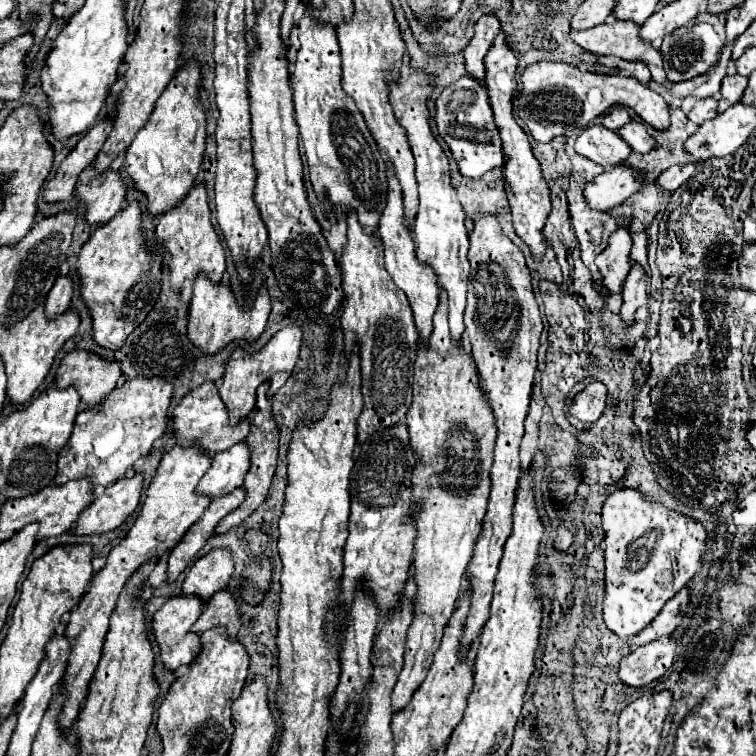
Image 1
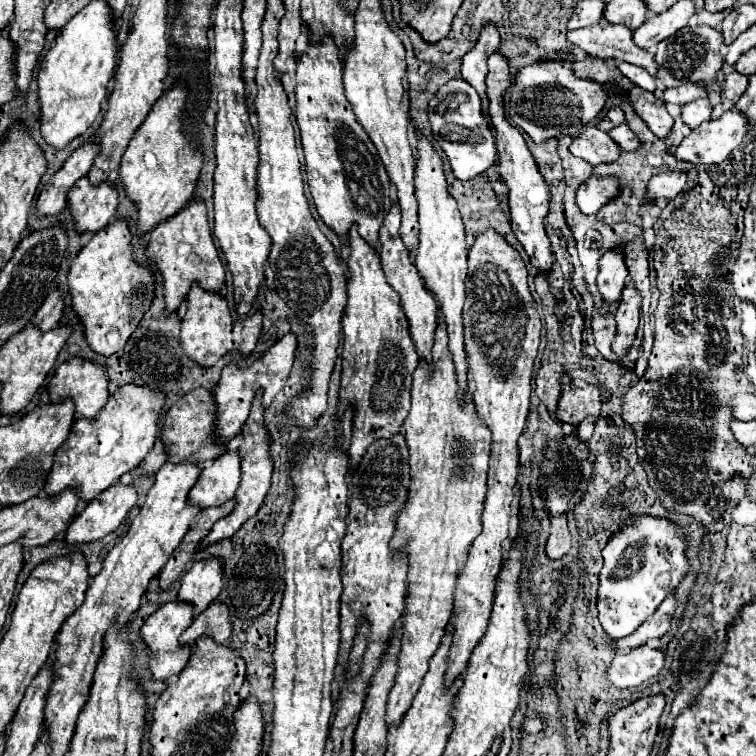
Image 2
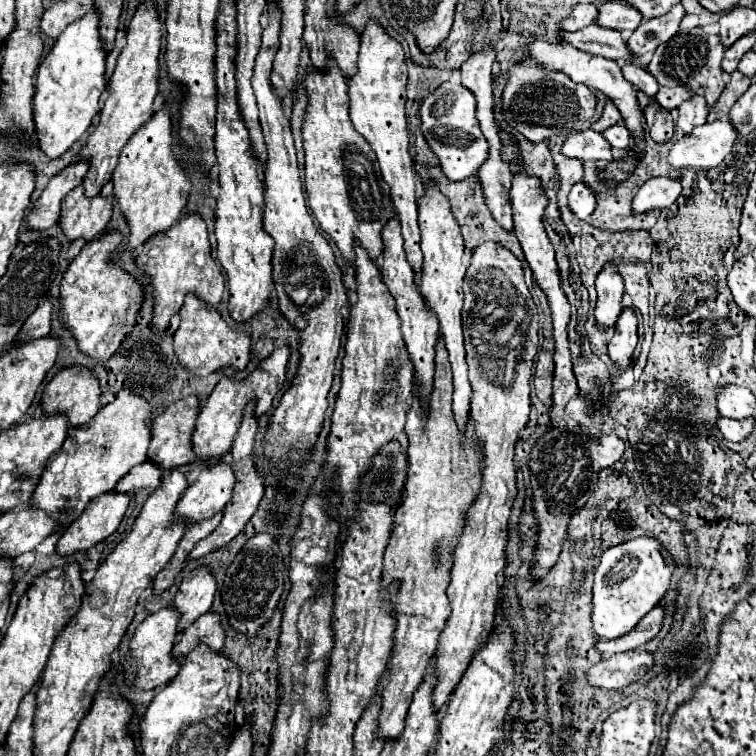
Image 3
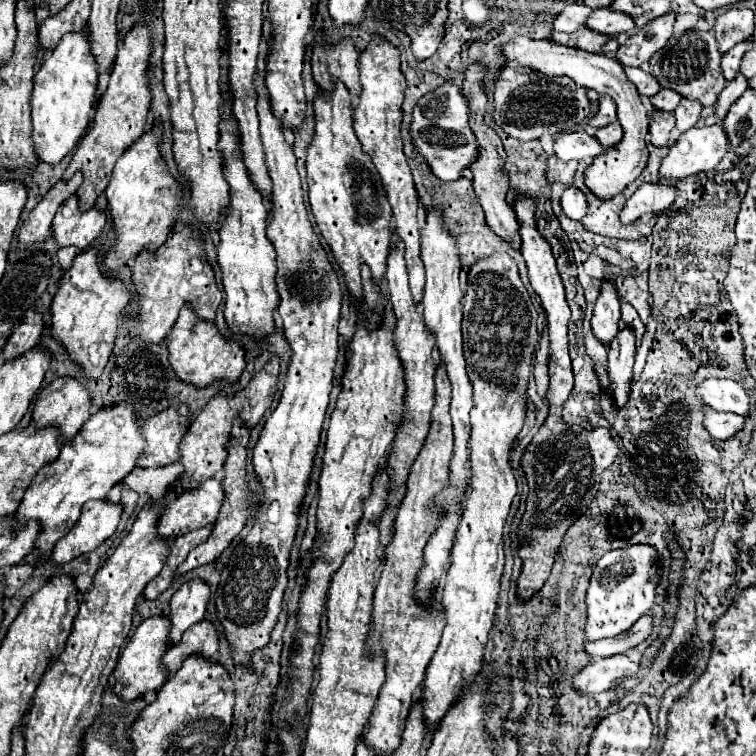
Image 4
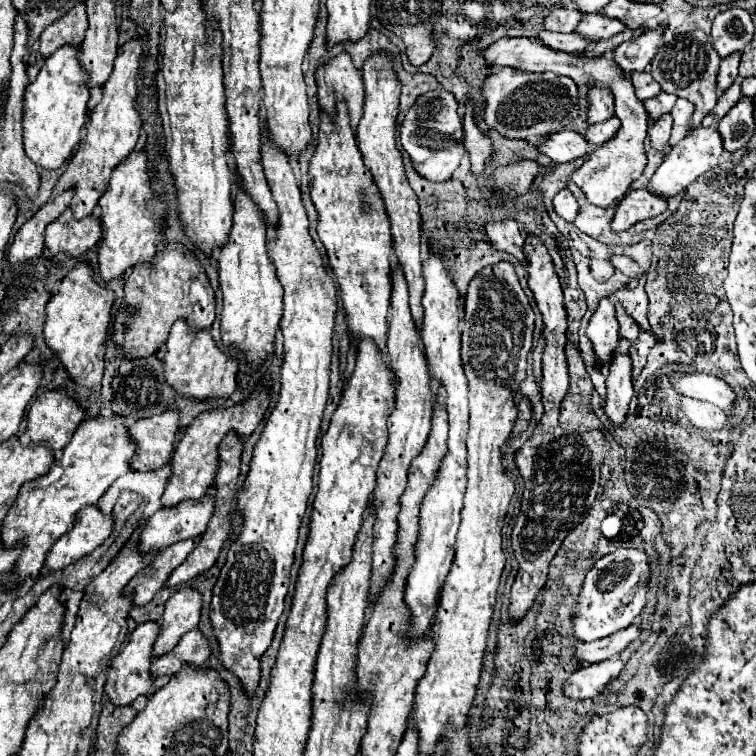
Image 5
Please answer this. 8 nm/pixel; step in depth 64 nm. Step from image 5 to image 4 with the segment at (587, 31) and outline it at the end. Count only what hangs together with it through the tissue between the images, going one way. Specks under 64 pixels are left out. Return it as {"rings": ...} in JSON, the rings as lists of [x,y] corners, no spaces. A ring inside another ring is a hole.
{"rings":[[[596,8],[592,10],[592,14],[588,16],[586,28],[594,30],[594,32],[602,32],[604,36],[612,36],[612,34],[618,34],[618,32],[628,32],[628,30],[634,30],[634,20],[624,14],[624,12],[616,12],[612,8]]]}

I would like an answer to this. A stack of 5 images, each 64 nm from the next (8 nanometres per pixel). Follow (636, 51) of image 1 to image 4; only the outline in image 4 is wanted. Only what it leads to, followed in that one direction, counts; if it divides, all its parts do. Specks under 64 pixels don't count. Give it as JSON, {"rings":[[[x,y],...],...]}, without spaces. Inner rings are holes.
{"rings":[[[578,28],[578,32],[566,34],[566,32],[552,32],[550,34],[550,42],[558,42],[562,46],[572,46],[572,48],[582,48],[586,52],[616,52],[618,50],[618,42],[612,40],[610,36],[602,36],[598,32],[592,32],[588,28]]]}

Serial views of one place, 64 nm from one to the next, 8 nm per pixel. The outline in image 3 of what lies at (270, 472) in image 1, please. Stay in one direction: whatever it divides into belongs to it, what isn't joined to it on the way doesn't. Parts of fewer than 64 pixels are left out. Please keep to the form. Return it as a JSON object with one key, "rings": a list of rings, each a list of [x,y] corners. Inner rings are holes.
{"rings":[[[248,406],[248,412],[246,412],[246,418],[242,420],[242,428],[238,428],[236,436],[234,436],[234,444],[232,444],[232,466],[234,472],[236,472],[236,484],[234,484],[234,496],[230,498],[230,504],[226,504],[224,508],[224,516],[222,516],[222,522],[218,524],[218,528],[206,538],[206,540],[200,540],[194,550],[190,552],[190,560],[198,560],[198,558],[204,558],[208,556],[210,552],[216,552],[220,548],[224,548],[236,534],[242,532],[244,524],[252,518],[252,514],[256,512],[258,508],[258,502],[264,494],[264,476],[260,472],[256,472],[256,466],[254,466],[254,456],[252,456],[252,446],[254,446],[254,434],[256,434],[256,428],[258,428],[258,422],[254,418],[254,406]]]}

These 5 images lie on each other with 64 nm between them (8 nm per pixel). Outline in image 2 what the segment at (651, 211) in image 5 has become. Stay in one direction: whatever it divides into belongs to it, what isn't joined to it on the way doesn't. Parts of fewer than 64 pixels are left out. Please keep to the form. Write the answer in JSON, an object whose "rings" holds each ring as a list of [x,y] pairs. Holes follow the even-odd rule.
{"rings":[[[662,172],[650,178],[648,186],[646,186],[646,194],[644,194],[644,202],[656,202],[658,198],[664,200],[674,200],[686,184],[686,174],[684,172]]]}

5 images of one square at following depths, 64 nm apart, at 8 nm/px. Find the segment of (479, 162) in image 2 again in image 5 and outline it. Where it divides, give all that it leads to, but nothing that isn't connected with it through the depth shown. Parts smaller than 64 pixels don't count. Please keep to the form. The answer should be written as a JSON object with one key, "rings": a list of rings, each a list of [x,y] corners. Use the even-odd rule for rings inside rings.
{"rings":[[[436,88],[422,94],[400,124],[398,136],[400,136],[402,148],[408,152],[414,170],[430,182],[450,180],[454,168],[458,168],[460,160],[466,154],[464,130],[462,130],[462,122],[456,110],[458,110],[456,98],[444,88]]]}

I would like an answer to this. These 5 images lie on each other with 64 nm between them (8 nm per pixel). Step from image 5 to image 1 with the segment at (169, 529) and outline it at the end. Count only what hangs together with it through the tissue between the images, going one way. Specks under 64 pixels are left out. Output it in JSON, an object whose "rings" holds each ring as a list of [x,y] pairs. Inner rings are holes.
{"rings":[[[238,442],[230,450],[220,452],[212,458],[212,466],[198,484],[198,492],[210,498],[226,496],[226,492],[232,492],[234,488],[242,486],[248,468],[250,468],[250,450],[244,442]]]}

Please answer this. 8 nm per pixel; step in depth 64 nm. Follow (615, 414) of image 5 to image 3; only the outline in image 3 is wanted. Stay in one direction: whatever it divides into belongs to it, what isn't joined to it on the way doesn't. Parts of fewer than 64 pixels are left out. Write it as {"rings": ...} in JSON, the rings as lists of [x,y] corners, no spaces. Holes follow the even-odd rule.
{"rings":[[[624,308],[616,322],[614,336],[608,342],[608,356],[612,362],[616,362],[620,366],[622,372],[626,372],[628,366],[632,364],[632,354],[634,354],[636,342],[638,342],[636,314],[632,312],[632,308]]]}

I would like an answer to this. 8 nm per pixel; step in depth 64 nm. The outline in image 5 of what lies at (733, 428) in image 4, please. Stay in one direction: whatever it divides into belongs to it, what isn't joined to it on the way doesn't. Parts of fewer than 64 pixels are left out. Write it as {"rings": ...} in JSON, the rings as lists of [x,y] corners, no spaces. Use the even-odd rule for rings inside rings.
{"rings":[[[680,398],[680,410],[686,414],[686,418],[694,426],[706,432],[718,432],[726,424],[730,424],[730,416],[724,410],[720,410],[714,404],[694,400],[694,398]]]}

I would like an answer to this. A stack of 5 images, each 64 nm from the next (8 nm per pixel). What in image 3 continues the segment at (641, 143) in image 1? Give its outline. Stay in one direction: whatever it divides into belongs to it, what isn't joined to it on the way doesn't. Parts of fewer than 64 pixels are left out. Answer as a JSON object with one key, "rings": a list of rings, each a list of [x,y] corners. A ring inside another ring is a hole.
{"rings":[[[614,124],[610,130],[604,130],[602,136],[606,138],[606,142],[610,142],[610,146],[612,146],[614,152],[624,150],[630,144],[630,132],[622,124]]]}

